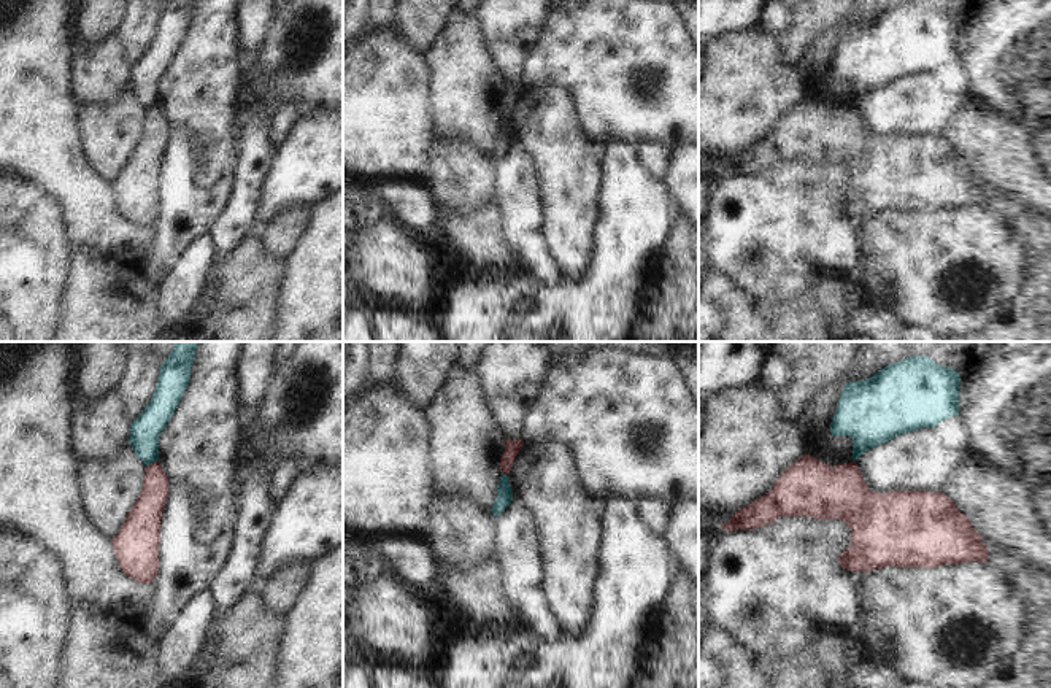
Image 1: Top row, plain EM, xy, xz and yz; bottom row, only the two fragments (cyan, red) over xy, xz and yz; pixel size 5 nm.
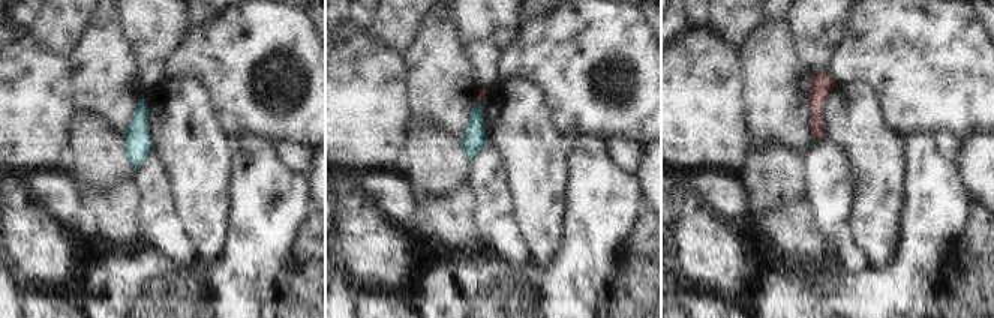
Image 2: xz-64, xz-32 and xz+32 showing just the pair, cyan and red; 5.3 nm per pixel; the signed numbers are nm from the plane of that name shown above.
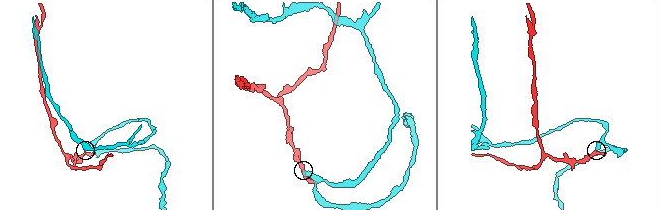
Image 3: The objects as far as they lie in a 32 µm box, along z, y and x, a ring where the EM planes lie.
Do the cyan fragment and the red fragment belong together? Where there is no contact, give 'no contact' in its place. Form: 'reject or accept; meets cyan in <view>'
reject; meets cyan in xz

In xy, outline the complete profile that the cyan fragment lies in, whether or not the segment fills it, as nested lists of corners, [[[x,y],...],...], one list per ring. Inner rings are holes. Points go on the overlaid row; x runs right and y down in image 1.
[[[176,342],[160,365],[159,381],[149,404],[130,423],[129,445],[144,466],[159,459],[159,437],[187,388],[195,348],[197,342]]]

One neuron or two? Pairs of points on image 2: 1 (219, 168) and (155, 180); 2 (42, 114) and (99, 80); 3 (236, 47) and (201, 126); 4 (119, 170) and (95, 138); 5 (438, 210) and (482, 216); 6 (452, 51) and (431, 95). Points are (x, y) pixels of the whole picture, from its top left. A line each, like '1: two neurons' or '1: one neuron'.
1: two neurons
2: two neurons
3: two neurons
4: one neuron
5: two neurons
6: one neuron

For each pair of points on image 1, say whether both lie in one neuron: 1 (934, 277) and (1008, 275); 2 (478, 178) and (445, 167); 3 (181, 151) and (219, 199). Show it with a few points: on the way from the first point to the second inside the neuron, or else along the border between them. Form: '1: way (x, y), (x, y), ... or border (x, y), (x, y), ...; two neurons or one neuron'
1: way (953, 264), (974, 256), (985, 267), (989, 267); one neuron
2: way (470, 178), (464, 178), (453, 167); one neuron
3: way (181, 167), (181, 180), (204, 199); one neuron

